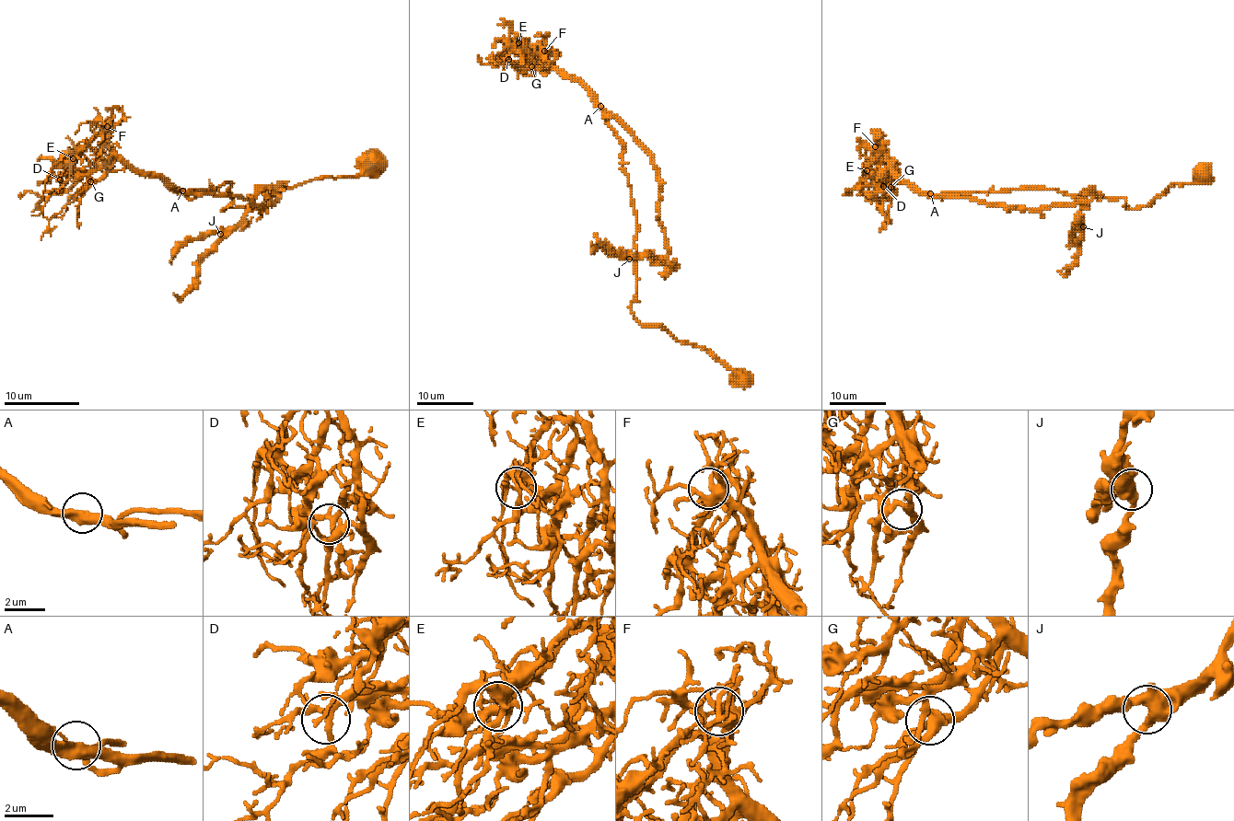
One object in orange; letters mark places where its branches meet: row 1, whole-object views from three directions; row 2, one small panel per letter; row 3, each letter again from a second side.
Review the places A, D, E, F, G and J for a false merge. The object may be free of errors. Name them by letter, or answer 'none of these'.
none of these

